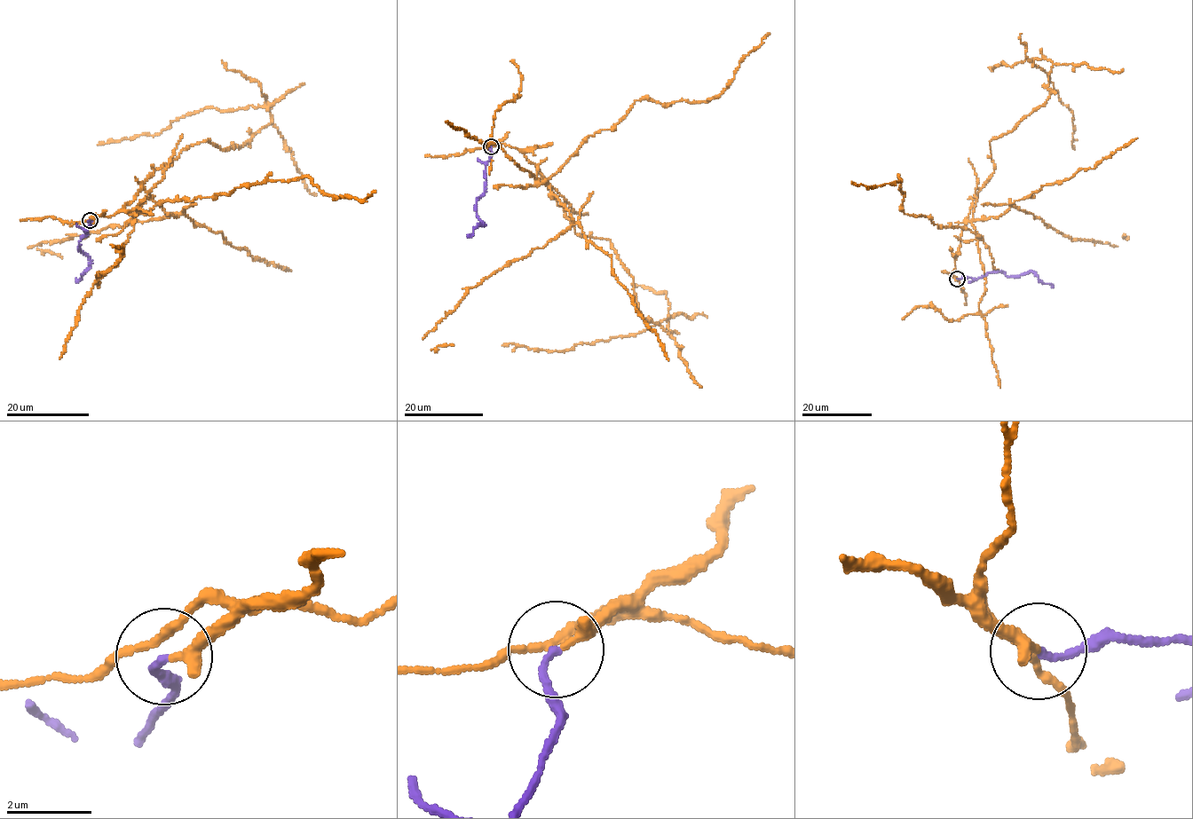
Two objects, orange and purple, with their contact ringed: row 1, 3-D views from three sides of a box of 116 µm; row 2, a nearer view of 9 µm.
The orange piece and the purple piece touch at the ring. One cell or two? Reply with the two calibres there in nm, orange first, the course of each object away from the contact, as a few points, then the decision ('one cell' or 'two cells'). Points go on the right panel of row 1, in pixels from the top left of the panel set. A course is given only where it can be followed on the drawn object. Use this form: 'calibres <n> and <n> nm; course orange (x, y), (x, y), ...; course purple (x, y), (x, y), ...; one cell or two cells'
calibres 280 and 170 nm; course orange (957, 279), (965, 219), (994, 168), (989, 143), (1051, 91), (1052, 62), (1032, 59), (1073, 117), (1074, 149); course purple (957, 279), (978, 279), (988, 272), (999, 271), (1008, 277), (1021, 275), (1031, 271), (1038, 279), (1051, 285); two cells

